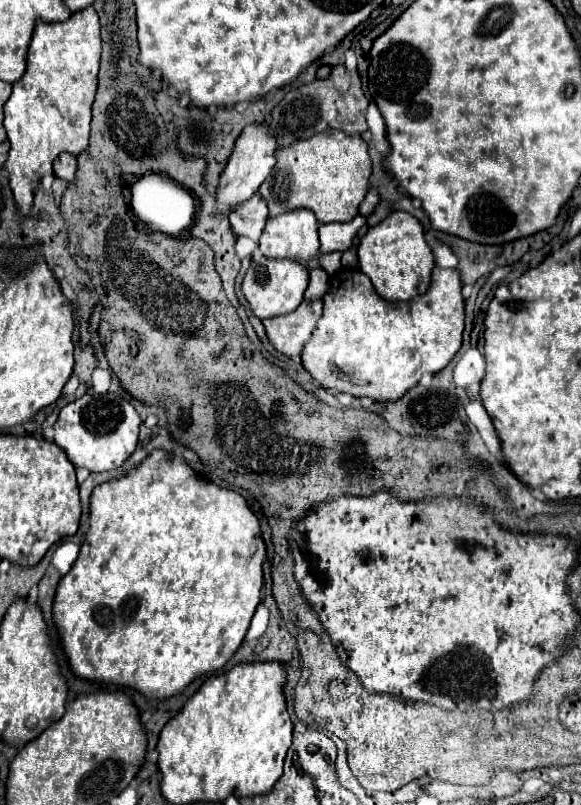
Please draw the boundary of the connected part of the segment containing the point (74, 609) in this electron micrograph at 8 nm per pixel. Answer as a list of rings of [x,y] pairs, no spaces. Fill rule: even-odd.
[[[153,452],[149,460],[145,460],[133,474],[127,474],[119,480],[105,482],[97,486],[91,494],[91,512],[89,512],[89,532],[85,534],[85,542],[81,544],[79,558],[75,560],[73,568],[61,578],[53,602],[53,622],[57,626],[63,652],[67,656],[69,668],[77,678],[95,680],[115,686],[127,686],[137,690],[149,700],[161,700],[181,694],[195,678],[221,670],[227,660],[235,654],[241,646],[249,622],[255,614],[255,608],[261,602],[261,588],[263,588],[263,562],[265,562],[265,542],[261,538],[259,520],[247,508],[247,502],[241,494],[233,490],[219,488],[215,484],[203,482],[197,478],[193,468],[179,456],[169,456],[167,452]]]

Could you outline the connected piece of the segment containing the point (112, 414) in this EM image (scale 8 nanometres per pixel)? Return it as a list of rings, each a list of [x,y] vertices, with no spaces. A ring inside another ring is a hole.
[[[85,394],[59,412],[53,430],[55,442],[67,452],[75,468],[87,468],[89,472],[107,472],[119,468],[135,452],[139,424],[139,414],[119,394]]]

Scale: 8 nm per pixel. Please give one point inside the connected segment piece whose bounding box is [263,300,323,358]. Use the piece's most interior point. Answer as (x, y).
(287, 334)

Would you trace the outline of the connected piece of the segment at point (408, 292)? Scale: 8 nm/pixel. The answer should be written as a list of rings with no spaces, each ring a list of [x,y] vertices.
[[[391,212],[383,222],[369,228],[359,242],[357,254],[361,272],[369,276],[377,294],[389,302],[401,302],[421,296],[431,284],[435,256],[425,242],[419,220],[407,212]]]

